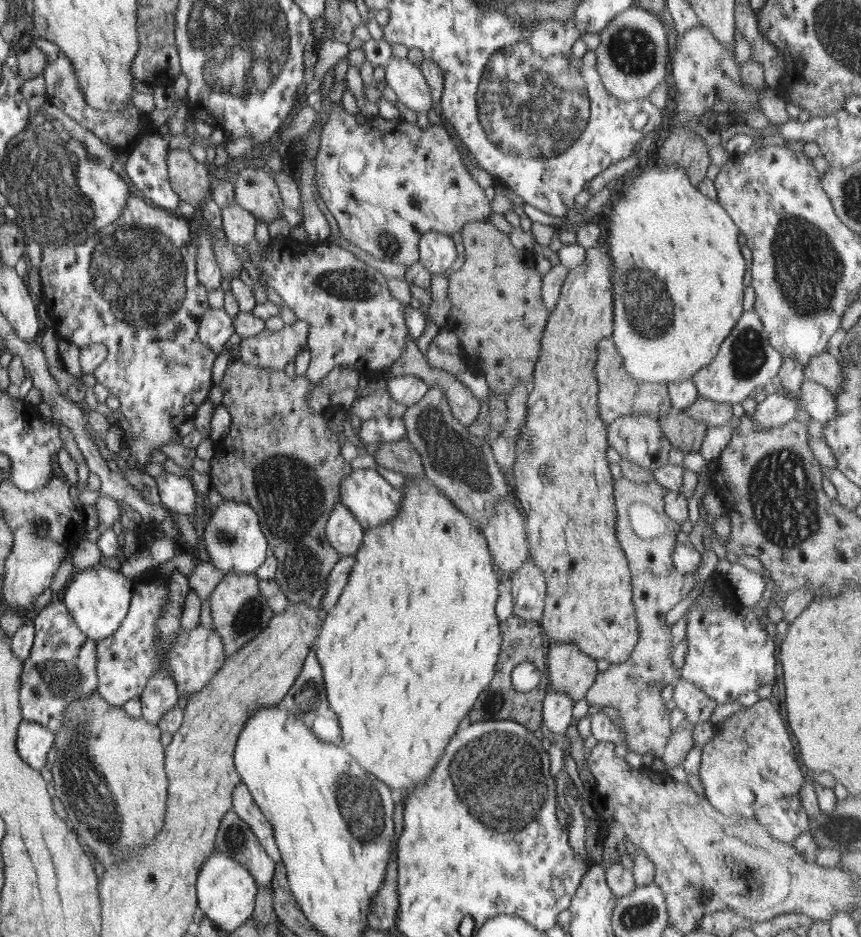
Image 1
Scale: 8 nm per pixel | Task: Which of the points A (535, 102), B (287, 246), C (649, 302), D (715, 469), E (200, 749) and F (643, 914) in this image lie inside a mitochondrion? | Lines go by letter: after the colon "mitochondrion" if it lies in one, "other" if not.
A: mitochondrion
B: other
C: mitochondrion
D: other
E: other
F: mitochondrion

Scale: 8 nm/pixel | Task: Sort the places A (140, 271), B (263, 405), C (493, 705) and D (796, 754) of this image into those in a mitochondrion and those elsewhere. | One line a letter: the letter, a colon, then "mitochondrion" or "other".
A: mitochondrion
B: other
C: mitochondrion
D: other

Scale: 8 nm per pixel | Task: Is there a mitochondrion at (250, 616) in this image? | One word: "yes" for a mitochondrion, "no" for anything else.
yes

